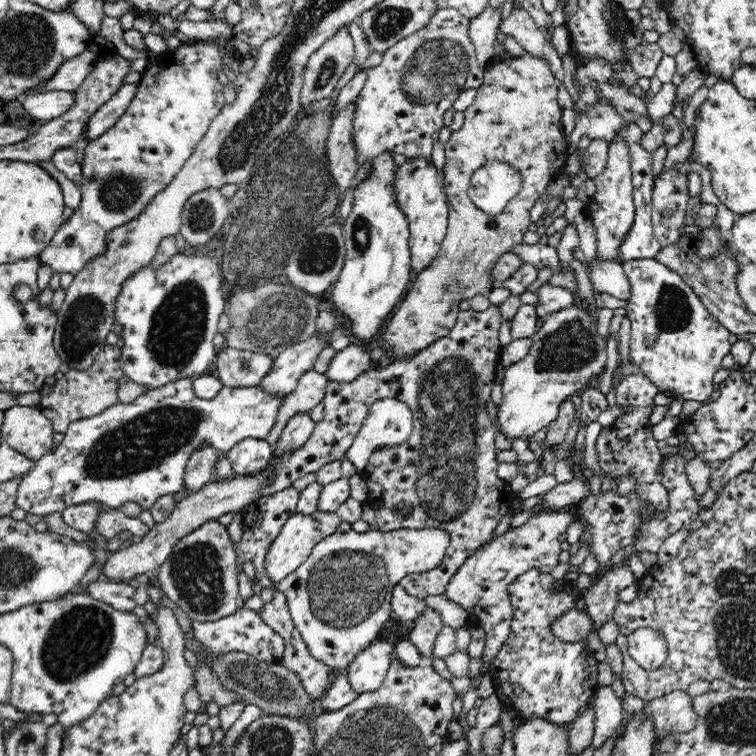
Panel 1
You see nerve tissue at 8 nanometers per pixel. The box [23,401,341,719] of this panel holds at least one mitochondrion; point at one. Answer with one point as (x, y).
(141, 443)

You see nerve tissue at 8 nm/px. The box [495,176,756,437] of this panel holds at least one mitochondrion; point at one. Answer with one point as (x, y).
(572, 346)

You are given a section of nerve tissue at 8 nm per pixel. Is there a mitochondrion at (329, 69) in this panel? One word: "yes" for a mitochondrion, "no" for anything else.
yes

